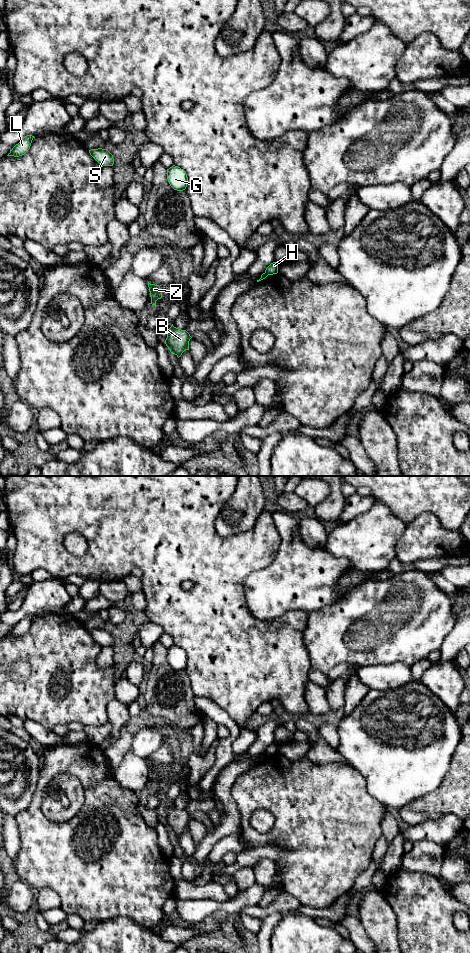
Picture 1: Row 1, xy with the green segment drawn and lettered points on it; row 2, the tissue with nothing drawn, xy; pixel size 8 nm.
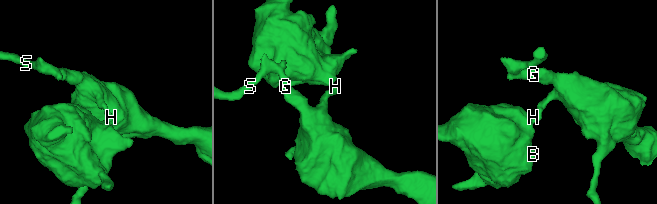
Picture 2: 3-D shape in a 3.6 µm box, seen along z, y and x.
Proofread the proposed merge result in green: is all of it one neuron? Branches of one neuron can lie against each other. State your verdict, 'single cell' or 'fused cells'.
fused cells

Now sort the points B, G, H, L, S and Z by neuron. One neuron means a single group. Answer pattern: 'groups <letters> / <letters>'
groups B Z / G H L S

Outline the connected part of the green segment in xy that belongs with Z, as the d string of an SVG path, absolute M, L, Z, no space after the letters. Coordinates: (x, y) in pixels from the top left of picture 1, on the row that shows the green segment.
M148 282L148 287L150 291L151 304L156 306L156 301L162 298L162 291L160 289L160 286L155 284L150 284Z

